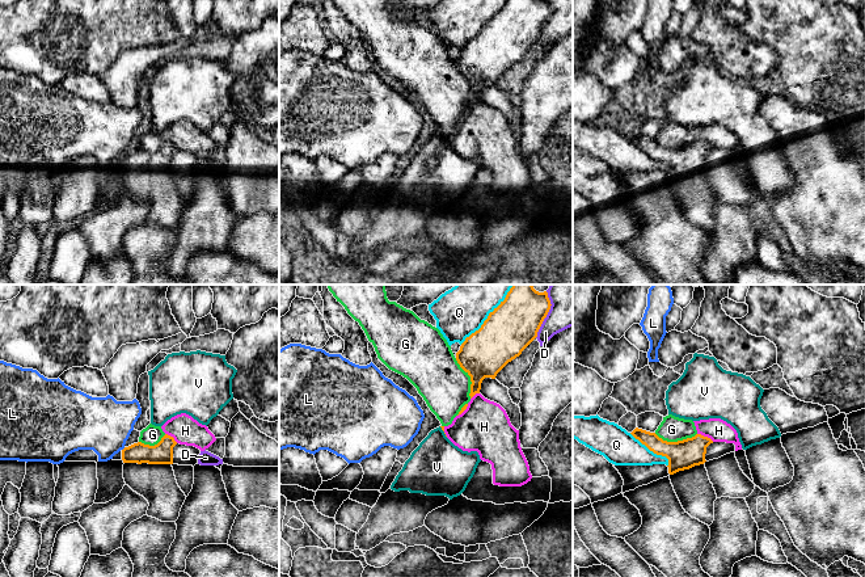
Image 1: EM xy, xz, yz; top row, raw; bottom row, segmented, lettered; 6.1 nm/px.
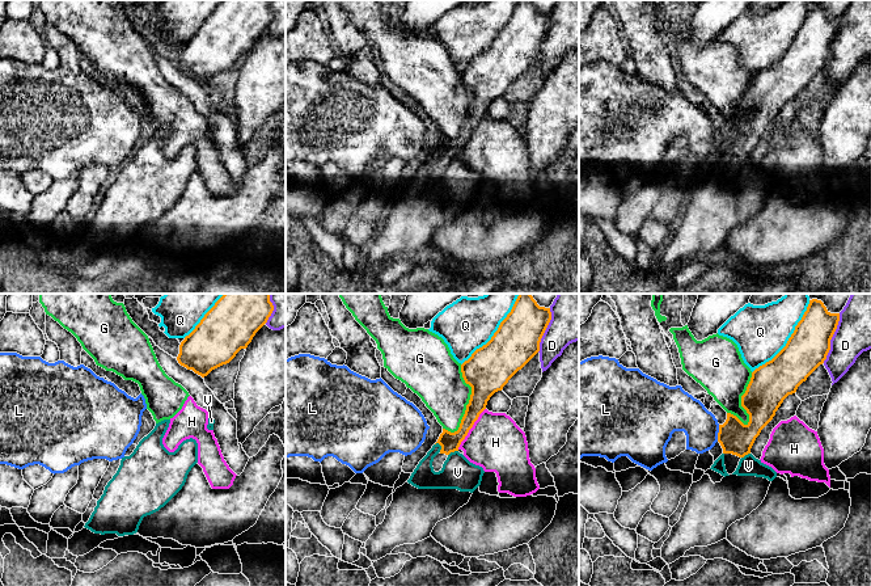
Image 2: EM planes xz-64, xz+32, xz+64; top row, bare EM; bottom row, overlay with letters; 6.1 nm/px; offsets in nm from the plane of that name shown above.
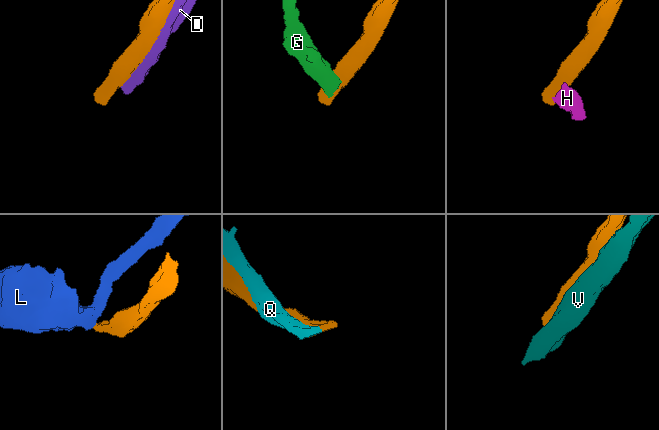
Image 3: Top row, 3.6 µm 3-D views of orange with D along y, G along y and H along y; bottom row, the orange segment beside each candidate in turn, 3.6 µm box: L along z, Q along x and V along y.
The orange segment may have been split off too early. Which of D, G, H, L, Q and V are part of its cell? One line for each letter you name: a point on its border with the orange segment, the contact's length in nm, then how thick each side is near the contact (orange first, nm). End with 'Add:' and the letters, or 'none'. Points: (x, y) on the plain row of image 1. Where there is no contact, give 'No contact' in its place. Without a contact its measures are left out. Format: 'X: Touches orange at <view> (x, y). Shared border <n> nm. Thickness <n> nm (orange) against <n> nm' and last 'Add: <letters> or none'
Add: none

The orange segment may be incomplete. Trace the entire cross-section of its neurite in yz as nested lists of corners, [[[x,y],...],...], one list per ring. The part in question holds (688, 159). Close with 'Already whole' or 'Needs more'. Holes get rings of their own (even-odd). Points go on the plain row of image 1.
[[[638,134],[630,140],[654,160],[668,165],[670,186],[683,215],[692,224],[710,232],[717,201],[705,174],[705,160],[713,147],[696,140],[683,147],[667,148],[655,139]]]. Needs more

